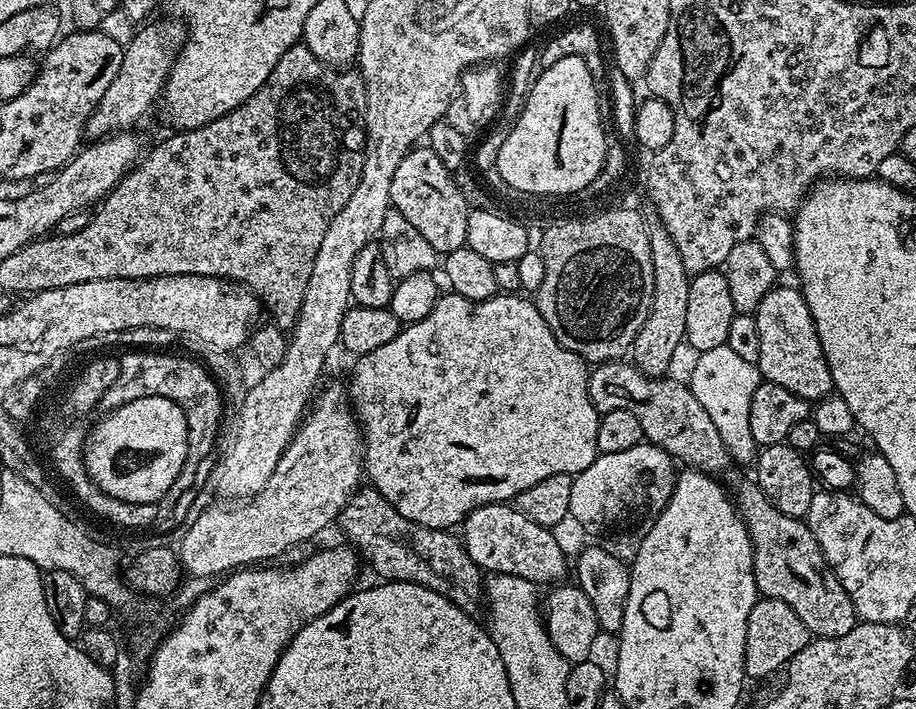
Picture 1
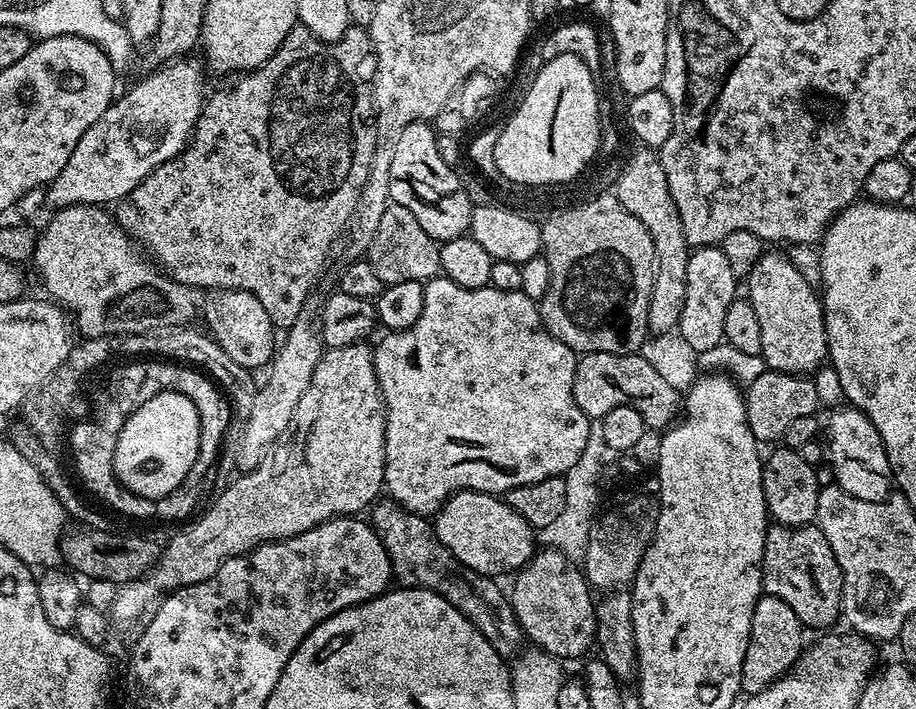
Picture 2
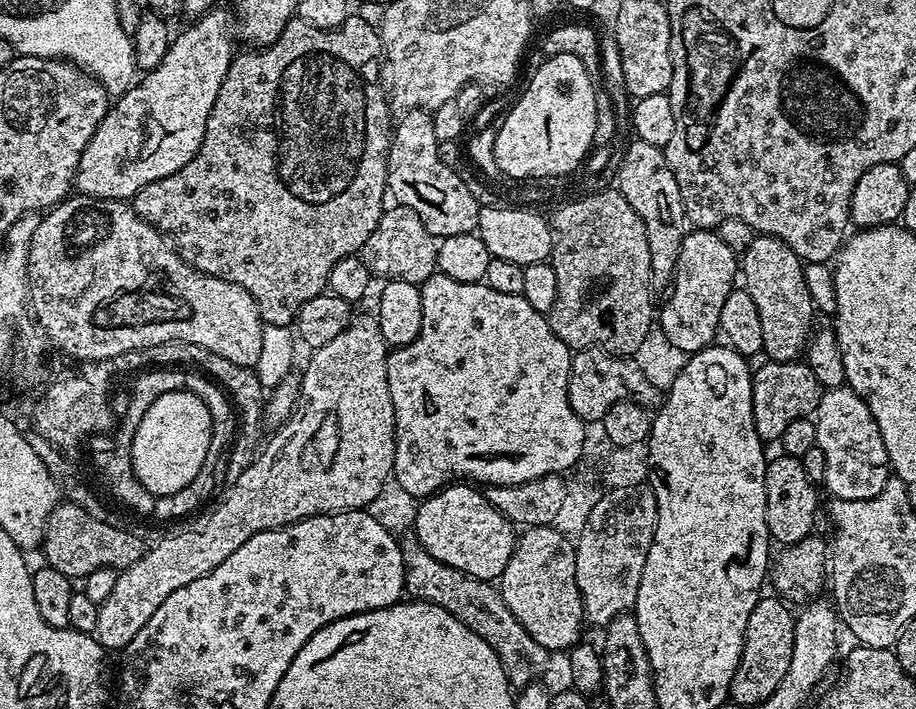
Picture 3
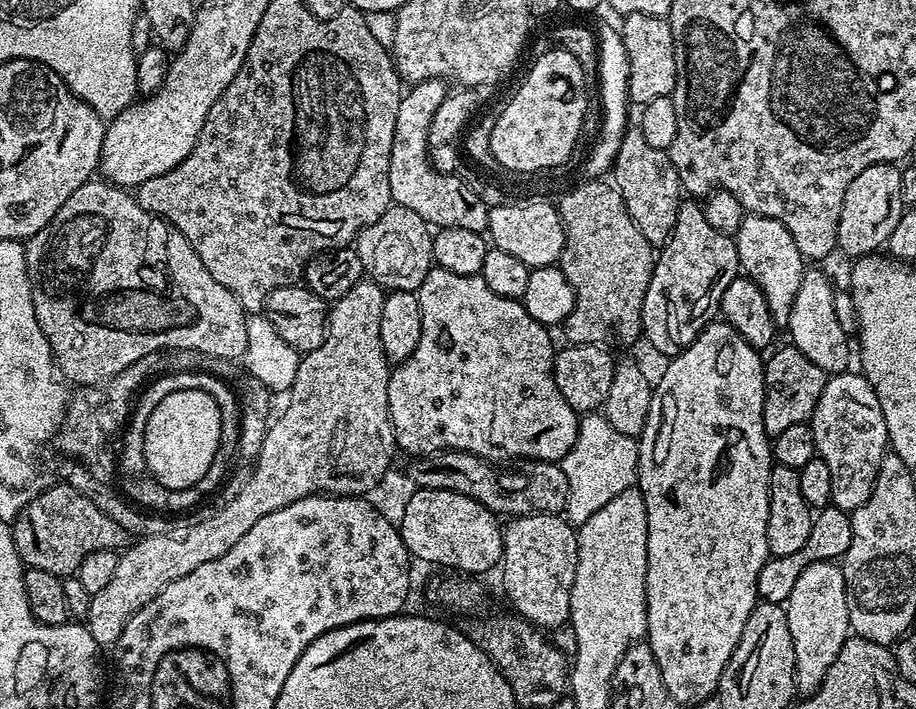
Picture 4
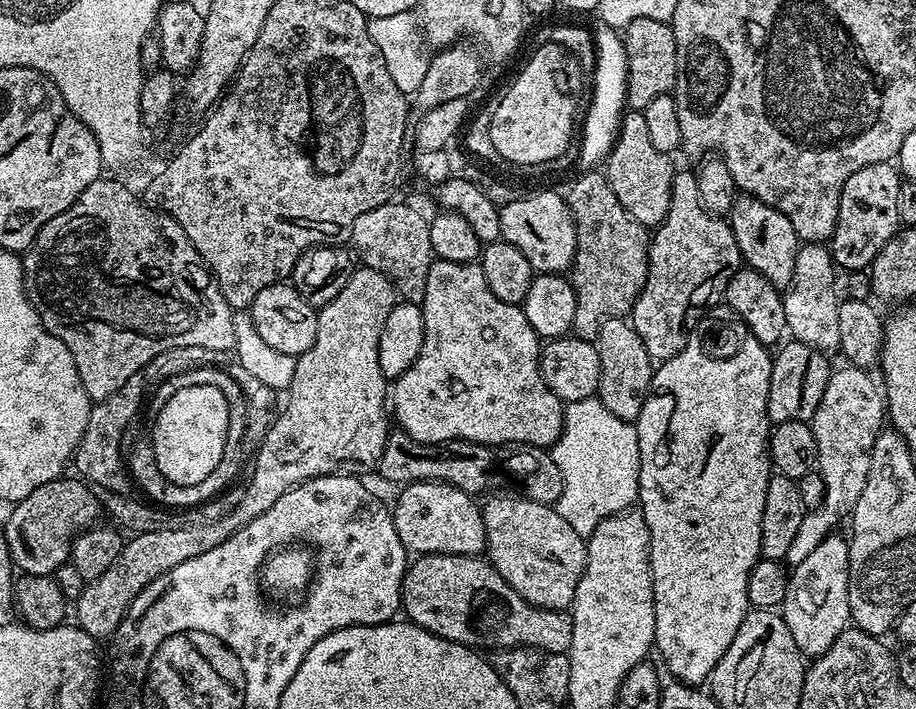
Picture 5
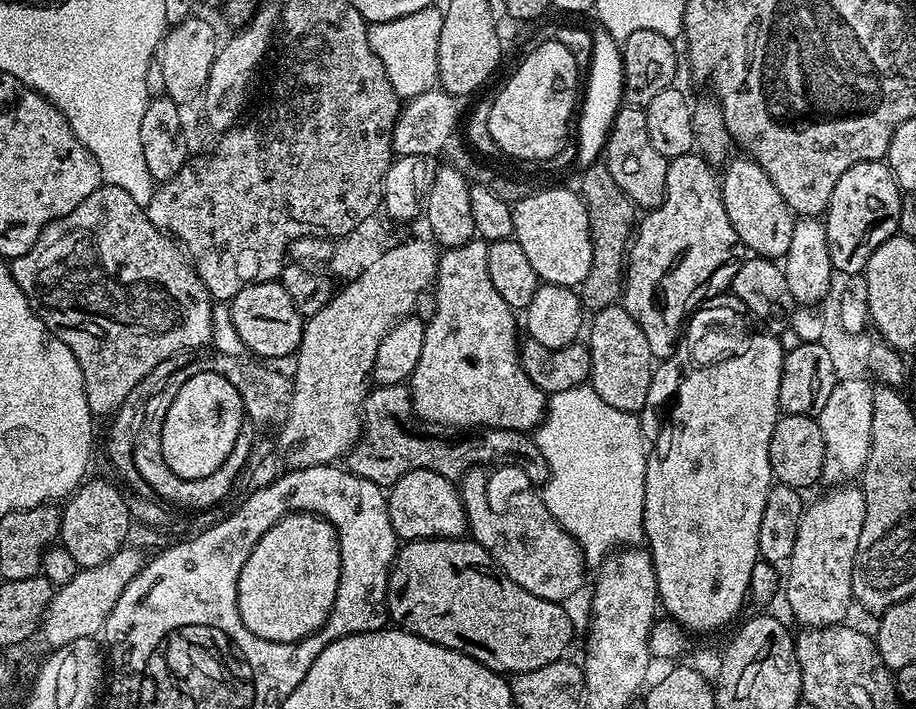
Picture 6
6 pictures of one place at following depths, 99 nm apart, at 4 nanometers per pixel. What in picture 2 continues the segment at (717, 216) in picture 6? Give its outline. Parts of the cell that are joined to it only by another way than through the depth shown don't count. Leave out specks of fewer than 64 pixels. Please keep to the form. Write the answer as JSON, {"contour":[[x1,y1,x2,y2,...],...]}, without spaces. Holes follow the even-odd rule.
{"contour":[[720,246,697,248,689,255,686,266,686,302,682,306,678,335,686,338,696,353,705,352,722,343,726,310,730,310,732,301,738,296,736,283,738,277]]}

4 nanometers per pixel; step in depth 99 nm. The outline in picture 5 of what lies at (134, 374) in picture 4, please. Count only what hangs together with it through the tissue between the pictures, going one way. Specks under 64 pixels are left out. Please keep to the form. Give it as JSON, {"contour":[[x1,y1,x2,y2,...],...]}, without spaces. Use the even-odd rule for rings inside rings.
{"contour":[[143,375,130,378,126,382,126,386,122,386,117,392,110,394,110,398,97,400,88,409,86,430,82,434,80,445,76,447,74,465,76,464,77,470,81,472,77,473,89,485,104,492,113,492,122,496,133,495,134,483,126,471,126,460,122,455,122,450,120,454,120,447,124,444,124,431,131,426,132,419,142,412,142,405,146,400,144,379]]}

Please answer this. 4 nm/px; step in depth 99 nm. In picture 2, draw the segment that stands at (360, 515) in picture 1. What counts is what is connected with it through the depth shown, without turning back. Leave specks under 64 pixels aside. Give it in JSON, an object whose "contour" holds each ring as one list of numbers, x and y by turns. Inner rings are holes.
{"contour":[[395,502,387,503,377,503,371,509,373,512,372,516,370,515,370,523,382,546,386,546,386,554,392,559,395,583,406,588,425,588,446,598,446,602,450,602,454,610,464,615,486,637,490,646,498,650,500,656,515,657,521,651,520,643,525,643,526,637,505,589,503,592,493,577,478,574,458,562,458,558,454,558,450,550,442,546,433,525,425,517,416,512,409,512,407,508,402,508]]}

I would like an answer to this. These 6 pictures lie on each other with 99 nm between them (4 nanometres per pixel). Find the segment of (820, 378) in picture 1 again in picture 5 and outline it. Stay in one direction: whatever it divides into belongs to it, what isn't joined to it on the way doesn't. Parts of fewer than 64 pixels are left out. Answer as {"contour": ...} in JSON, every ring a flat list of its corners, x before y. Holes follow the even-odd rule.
{"contour":[[740,194,733,202,730,227,740,251,741,261,747,267,758,270,758,274,762,274,762,278,766,278,766,282,770,282,775,288,786,290,791,286,796,255,802,242,797,238,794,226,790,226,790,218,786,218,786,214,766,206,766,202,758,198]]}

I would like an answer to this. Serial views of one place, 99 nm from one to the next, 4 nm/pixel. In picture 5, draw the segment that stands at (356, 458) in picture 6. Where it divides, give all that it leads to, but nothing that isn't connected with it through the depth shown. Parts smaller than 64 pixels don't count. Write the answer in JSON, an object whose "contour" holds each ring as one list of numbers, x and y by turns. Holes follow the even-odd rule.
{"contour":[[392,430,389,431,388,434,388,441,386,442,386,446,384,447,384,453,382,454,382,458,380,459,379,465,378,465,378,472,381,472,382,475,385,476,388,480,393,480,394,483,396,483,396,486,403,486,405,484,417,484,420,480,435,480,442,484,449,484,450,486,454,486,458,490,462,490,465,492,468,496,471,496,473,498,479,497,479,492,487,493,489,490,487,488,492,488,495,486,496,483,499,482,500,479,505,476,506,479,509,480,512,485,515,486,523,495,529,496,531,500,534,502,542,502,543,504,550,504,550,505,556,505,558,502,558,498,562,498,562,486,564,483,562,482,562,470,558,470,558,462,554,462,554,458,552,457,551,451,545,450,543,448,530,448,527,446,520,446,517,447,515,450,509,451,512,452,509,454,509,456,503,456,503,451,497,450,495,447,492,446,485,446,482,444,471,444,468,440,450,440,446,444,423,444,422,442,418,442,414,438,410,438,408,435,405,434,403,430]]}

